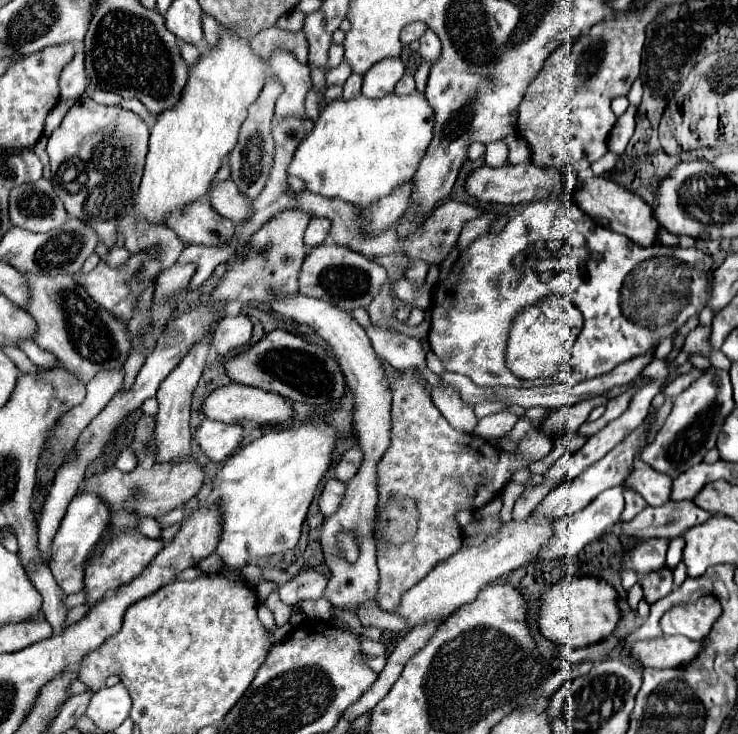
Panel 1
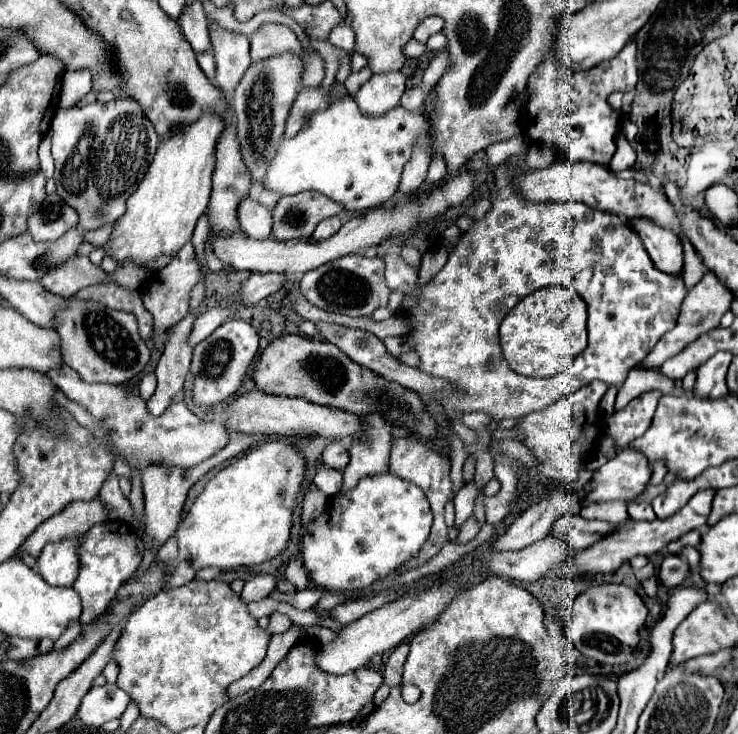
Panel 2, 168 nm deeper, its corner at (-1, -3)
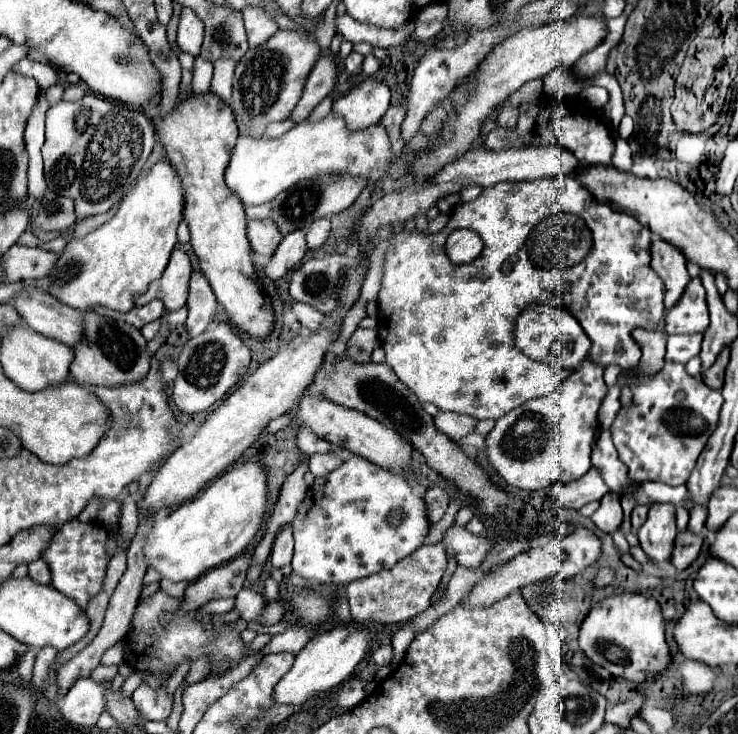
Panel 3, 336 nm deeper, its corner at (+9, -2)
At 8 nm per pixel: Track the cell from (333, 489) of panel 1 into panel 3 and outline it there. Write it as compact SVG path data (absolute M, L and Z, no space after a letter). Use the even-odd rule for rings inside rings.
M334 453L324 455L312 455L310 457L310 471L314 477L326 477L326 473L332 473L342 465L342 459L338 459Z

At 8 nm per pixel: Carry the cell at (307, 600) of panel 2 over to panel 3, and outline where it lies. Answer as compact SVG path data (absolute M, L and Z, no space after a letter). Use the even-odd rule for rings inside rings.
M284 599L268 603L268 607L266 607L264 615L262 615L262 623L264 625L274 625L284 617L284 613L286 613L286 601Z

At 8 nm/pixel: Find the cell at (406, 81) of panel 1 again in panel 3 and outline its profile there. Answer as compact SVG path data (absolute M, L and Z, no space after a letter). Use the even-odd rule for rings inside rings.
M390 105L390 109L382 117L382 125L386 127L392 139L392 151L396 153L396 157L402 155L402 147L404 147L404 143L400 141L400 123L404 121L404 115L406 115L406 109L402 105Z

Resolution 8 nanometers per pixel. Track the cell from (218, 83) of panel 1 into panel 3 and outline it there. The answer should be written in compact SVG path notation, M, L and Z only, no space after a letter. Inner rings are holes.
M170 161L152 165L120 201L116 215L82 239L70 239L62 251L54 271L50 273L50 289L62 303L88 311L104 305L116 311L130 311L132 299L144 293L148 283L158 279L168 265L170 253L178 243L176 229L182 221L184 189Z

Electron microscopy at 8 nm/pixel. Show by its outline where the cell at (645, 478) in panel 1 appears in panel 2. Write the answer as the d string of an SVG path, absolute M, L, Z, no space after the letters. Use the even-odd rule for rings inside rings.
M620 450L604 466L596 468L592 478L584 484L584 500L610 502L610 500L632 500L650 482L650 466L632 454L632 450Z

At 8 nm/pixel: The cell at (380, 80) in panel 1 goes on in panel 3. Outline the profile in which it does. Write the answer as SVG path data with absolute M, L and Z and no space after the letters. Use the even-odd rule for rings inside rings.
M364 79L334 101L332 109L346 119L350 131L366 129L382 119L390 105L390 87L378 79Z

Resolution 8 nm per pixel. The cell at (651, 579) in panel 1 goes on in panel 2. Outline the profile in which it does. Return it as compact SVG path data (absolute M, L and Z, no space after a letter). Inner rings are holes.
M668 554L660 566L660 582L666 588L676 588L684 582L684 578L688 576L690 568L688 568L688 560L678 556L678 554Z

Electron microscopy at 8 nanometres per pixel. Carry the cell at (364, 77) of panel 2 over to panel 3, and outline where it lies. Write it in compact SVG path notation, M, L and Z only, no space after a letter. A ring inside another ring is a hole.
M352 51L352 53L348 55L348 59L346 59L346 73L352 75L352 77L354 77L354 75L360 75L360 71L362 71L362 59L364 59L364 57L362 57L360 53L354 53L354 51Z

